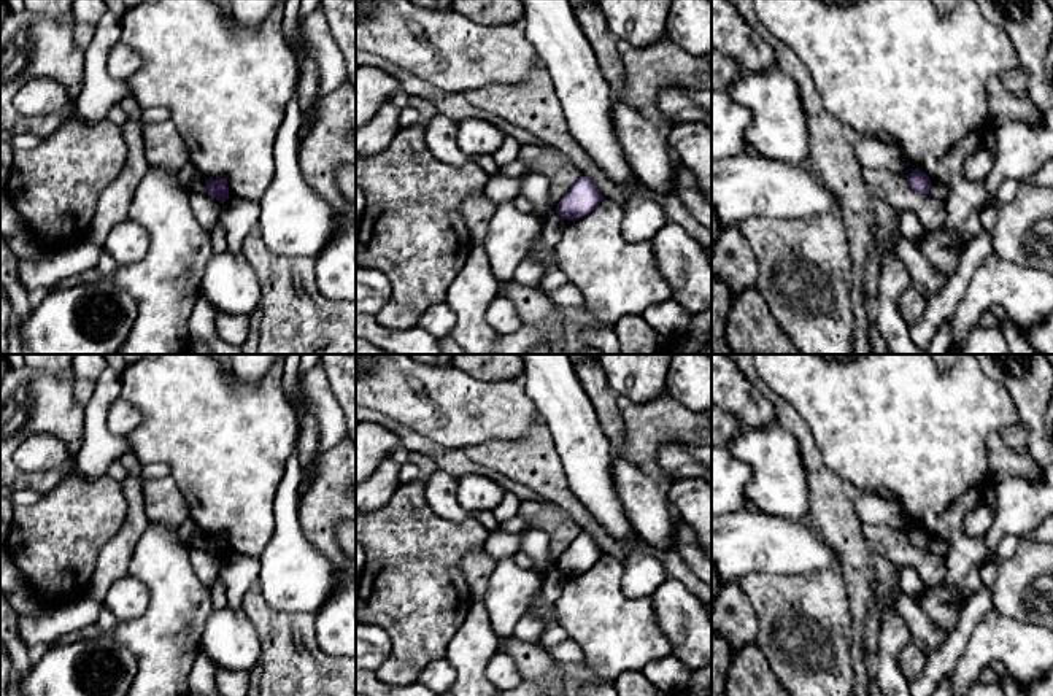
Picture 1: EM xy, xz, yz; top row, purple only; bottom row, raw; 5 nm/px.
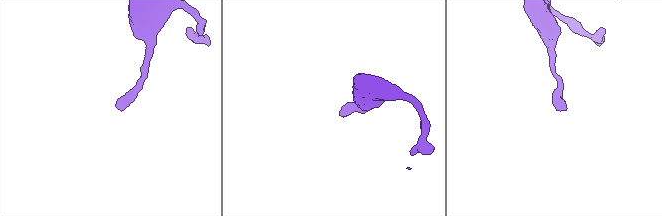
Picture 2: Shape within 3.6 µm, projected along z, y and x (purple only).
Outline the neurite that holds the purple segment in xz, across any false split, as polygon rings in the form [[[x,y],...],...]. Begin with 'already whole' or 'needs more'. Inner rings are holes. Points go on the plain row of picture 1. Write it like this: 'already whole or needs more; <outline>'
already whole; [[[580,532],[570,539],[570,545],[557,559],[556,569],[569,577],[580,575],[594,567],[602,556],[604,551],[597,542],[588,532]]]

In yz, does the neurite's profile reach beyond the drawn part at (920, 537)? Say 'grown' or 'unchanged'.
unchanged

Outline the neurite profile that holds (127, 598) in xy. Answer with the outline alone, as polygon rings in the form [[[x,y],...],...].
[[[124,575],[113,582],[103,604],[111,610],[118,621],[141,617],[149,607],[149,590],[132,575]]]

